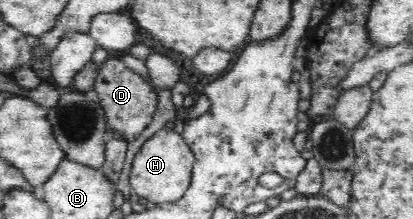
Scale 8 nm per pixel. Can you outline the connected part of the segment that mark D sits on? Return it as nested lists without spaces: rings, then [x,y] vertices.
[[[107,59],[100,65],[93,89],[98,94],[100,105],[104,110],[107,128],[114,130],[114,134],[120,140],[124,140],[126,143],[136,141],[140,134],[152,123],[158,107],[158,89],[148,79],[126,67],[121,59]]]

